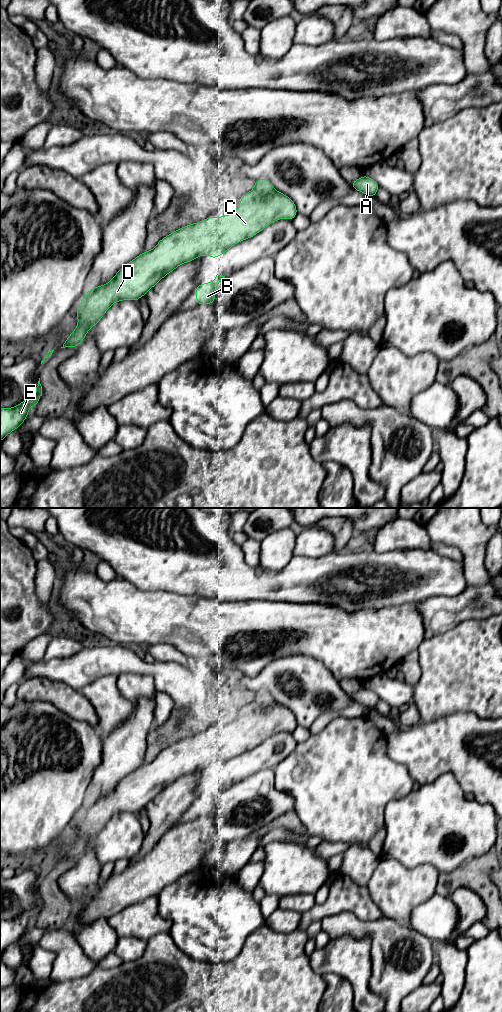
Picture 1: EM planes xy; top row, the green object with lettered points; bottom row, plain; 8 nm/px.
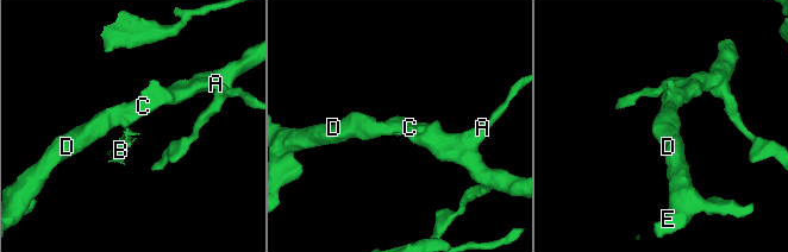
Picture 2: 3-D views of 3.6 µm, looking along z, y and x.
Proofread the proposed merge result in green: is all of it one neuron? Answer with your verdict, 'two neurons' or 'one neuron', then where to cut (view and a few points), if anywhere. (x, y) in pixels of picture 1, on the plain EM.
one neuron; no cut

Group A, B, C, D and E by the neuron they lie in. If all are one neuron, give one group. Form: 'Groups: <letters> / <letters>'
Groups: A B C D E

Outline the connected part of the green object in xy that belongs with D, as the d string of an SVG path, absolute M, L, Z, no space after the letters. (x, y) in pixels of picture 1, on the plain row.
M259 690L255 692L254 700L240 711L234 726L226 726L219 730L211 728L201 734L186 737L170 745L162 750L154 761L144 763L124 777L111 793L87 803L76 823L78 837L61 860L77 859L84 853L87 844L101 832L115 814L122 812L138 813L179 777L191 774L206 766L212 771L216 771L233 757L255 748L276 732L288 731L293 733L297 726L297 719L292 711L275 702L268 691Z

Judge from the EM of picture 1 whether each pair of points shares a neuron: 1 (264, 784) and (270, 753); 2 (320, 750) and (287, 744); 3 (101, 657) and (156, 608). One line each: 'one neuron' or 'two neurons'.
1: two neurons
2: two neurons
3: two neurons

